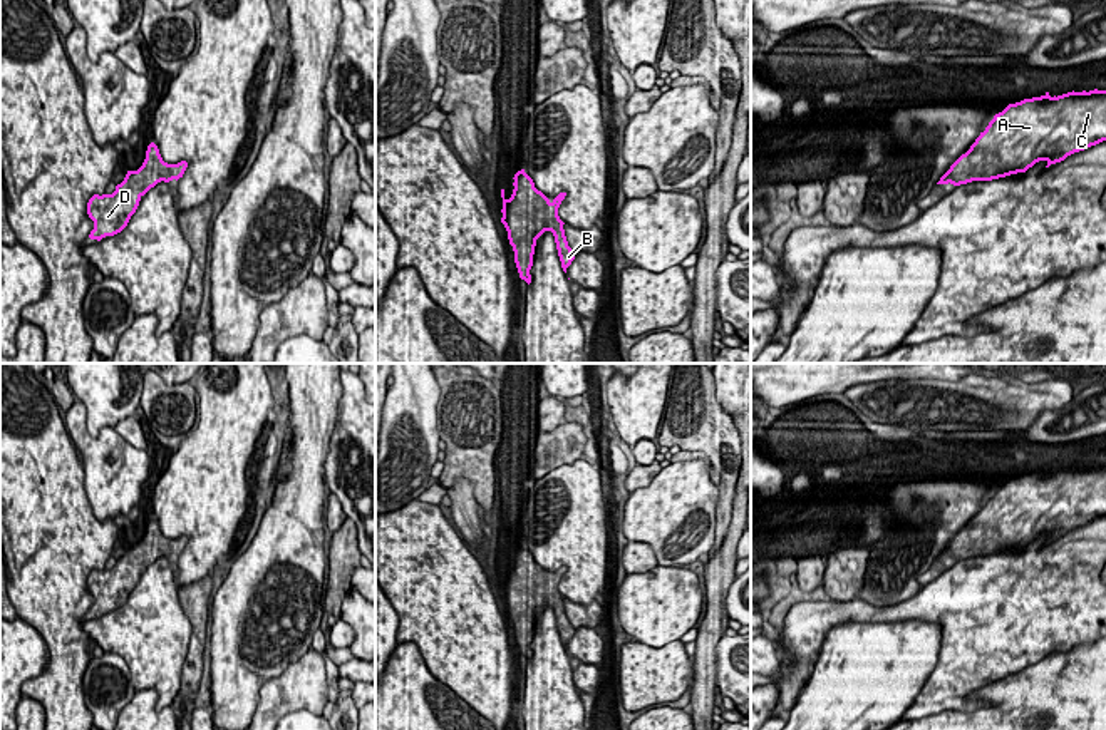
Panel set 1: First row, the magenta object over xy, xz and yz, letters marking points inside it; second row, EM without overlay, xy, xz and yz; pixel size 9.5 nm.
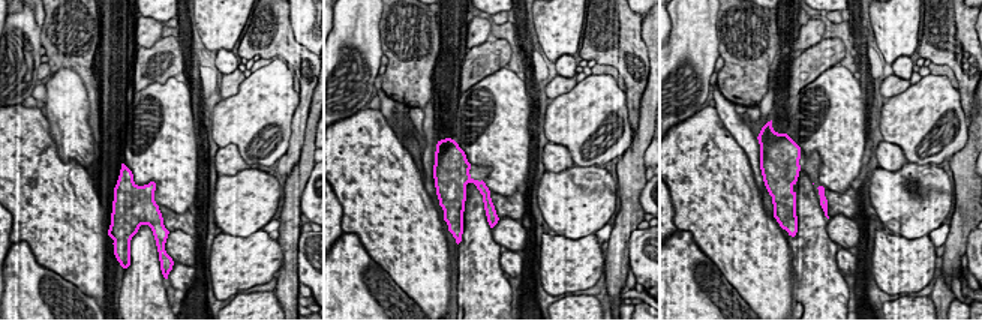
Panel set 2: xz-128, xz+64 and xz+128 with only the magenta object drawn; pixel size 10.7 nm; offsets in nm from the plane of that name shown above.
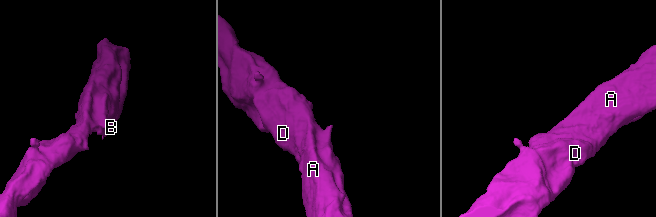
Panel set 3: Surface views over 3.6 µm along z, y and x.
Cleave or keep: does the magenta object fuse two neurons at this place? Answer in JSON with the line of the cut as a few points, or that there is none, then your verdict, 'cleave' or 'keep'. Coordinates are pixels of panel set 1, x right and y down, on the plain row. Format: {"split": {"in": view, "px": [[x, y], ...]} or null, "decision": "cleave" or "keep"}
{"split": null, "decision": "keep"}

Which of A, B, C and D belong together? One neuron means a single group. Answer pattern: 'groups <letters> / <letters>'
groups A B C D

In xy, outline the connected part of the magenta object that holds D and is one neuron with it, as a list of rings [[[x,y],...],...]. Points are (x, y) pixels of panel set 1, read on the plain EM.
[[[154,517],[147,521],[146,534],[137,546],[127,546],[124,556],[112,569],[94,569],[87,578],[87,589],[94,596],[89,613],[101,616],[121,608],[136,588],[141,573],[158,558],[183,553],[186,536],[168,539]]]

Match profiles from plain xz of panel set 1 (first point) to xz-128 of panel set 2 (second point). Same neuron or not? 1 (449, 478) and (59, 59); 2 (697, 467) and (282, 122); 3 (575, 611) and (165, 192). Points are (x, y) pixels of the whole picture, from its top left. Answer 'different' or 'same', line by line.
1: same
2: same
3: different

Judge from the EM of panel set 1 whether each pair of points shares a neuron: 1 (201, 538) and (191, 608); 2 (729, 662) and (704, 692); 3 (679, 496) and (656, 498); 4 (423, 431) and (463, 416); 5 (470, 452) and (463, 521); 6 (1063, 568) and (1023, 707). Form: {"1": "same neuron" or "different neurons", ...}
{"1": "different neurons", "2": "different neurons", "3": "same neuron", "4": "different neurons", "5": "different neurons", "6": "different neurons"}

